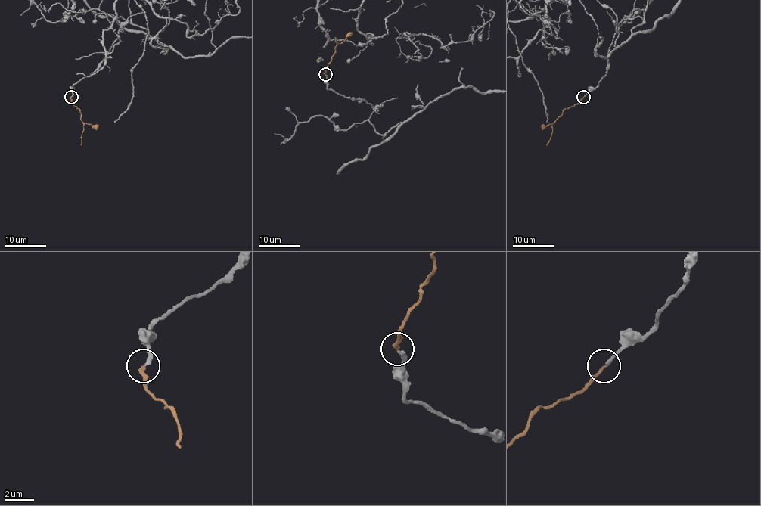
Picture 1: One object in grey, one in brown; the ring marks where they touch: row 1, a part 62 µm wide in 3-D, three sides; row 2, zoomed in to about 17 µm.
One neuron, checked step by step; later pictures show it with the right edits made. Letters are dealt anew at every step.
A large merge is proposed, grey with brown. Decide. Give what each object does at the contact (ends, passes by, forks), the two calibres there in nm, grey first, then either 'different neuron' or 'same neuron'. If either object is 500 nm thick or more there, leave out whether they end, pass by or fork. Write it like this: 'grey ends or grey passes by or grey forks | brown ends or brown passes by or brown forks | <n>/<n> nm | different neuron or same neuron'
grey ends | brown ends | 240/220 nm | same neuron

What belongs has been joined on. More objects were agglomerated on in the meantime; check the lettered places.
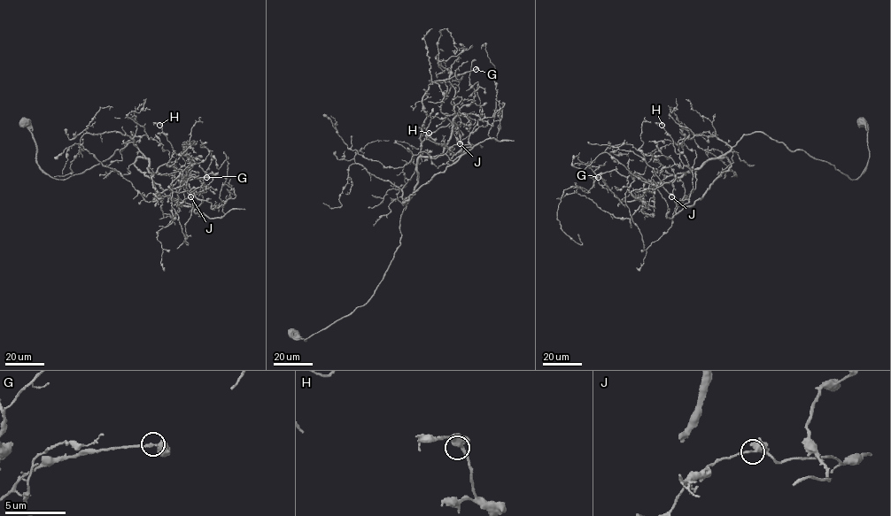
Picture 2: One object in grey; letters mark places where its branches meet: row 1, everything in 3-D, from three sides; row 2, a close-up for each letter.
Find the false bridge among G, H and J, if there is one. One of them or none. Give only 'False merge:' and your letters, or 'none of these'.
False merge: none of these

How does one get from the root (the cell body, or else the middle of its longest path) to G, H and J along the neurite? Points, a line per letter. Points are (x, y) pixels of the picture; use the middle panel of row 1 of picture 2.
G: (497, 120), (503, 103), (491, 117), (457, 115), (444, 151), (420, 154), (429, 85), (476, 69)
H: (497, 120), (489, 131), (491, 139), (475, 144), (452, 165), (447, 162), (453, 153), (437, 144), (429, 133)
J: (497, 120), (489, 131), (491, 139), (486, 138), (467, 149), (471, 146), (460, 143)

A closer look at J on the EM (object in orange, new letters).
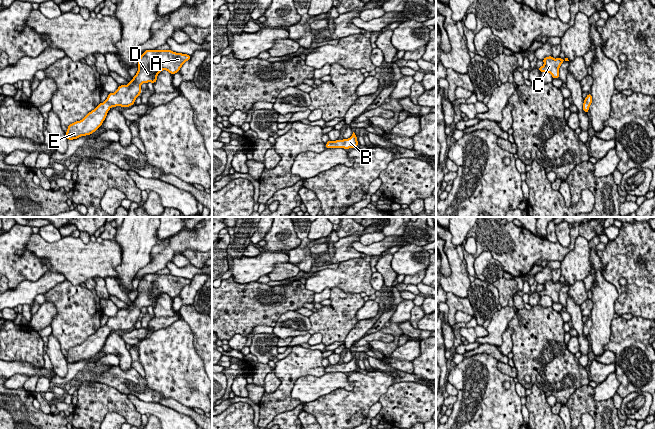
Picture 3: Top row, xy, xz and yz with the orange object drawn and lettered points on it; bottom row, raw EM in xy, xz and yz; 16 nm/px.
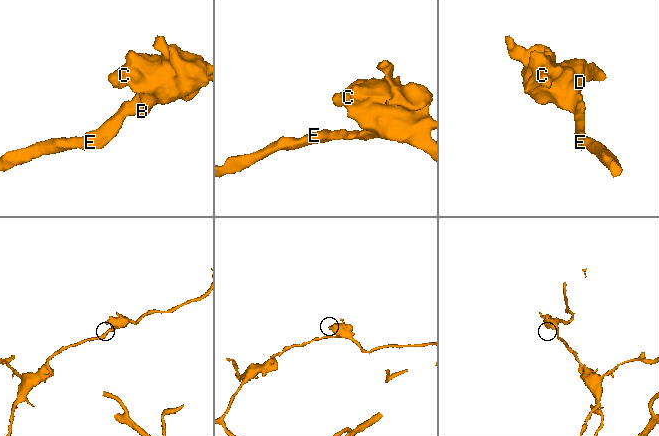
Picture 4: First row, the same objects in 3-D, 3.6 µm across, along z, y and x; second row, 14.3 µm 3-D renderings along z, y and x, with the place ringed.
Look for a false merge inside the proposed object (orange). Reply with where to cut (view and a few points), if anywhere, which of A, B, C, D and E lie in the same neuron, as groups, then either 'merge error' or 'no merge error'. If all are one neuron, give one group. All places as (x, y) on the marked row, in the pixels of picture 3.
no cut; A B C D E; no merge error

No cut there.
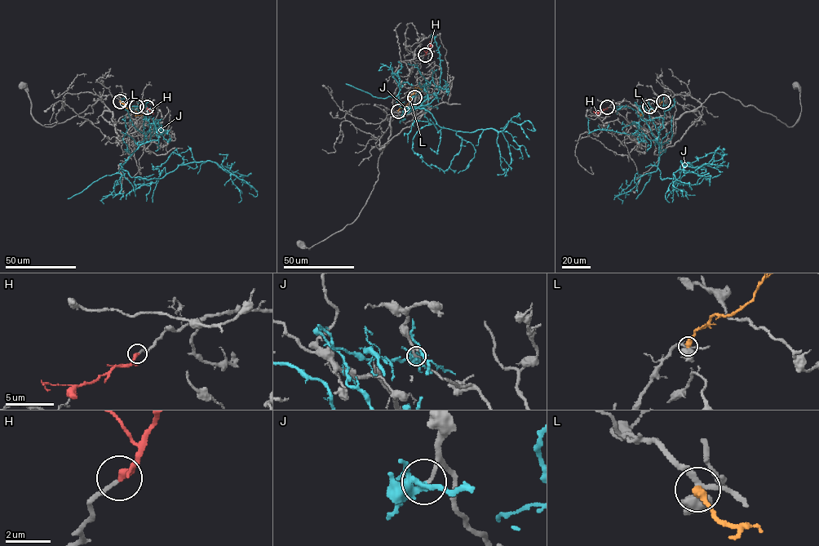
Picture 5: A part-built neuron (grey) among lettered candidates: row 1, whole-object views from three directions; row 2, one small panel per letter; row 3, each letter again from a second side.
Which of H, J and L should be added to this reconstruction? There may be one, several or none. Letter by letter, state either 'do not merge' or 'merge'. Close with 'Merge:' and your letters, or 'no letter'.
H: merge
J: do not merge
L: do not merge
Merge: H

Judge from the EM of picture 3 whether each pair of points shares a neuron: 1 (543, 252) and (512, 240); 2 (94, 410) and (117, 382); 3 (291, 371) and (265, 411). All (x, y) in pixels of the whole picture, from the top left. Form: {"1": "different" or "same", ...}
{"1": "same", "2": "different", "3": "same"}

